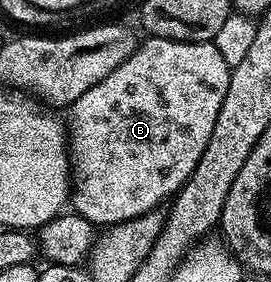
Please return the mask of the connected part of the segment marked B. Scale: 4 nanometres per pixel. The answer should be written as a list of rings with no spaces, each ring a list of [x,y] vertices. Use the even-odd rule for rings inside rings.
[[[154,37],[144,40],[109,77],[97,81],[93,89],[85,89],[69,108],[71,123],[69,119],[66,124],[67,154],[71,160],[69,203],[74,214],[103,229],[156,210],[183,188],[183,182],[191,176],[197,161],[201,161],[209,137],[213,137],[221,101],[229,93],[231,68],[225,57],[217,53],[214,42],[186,43]]]

